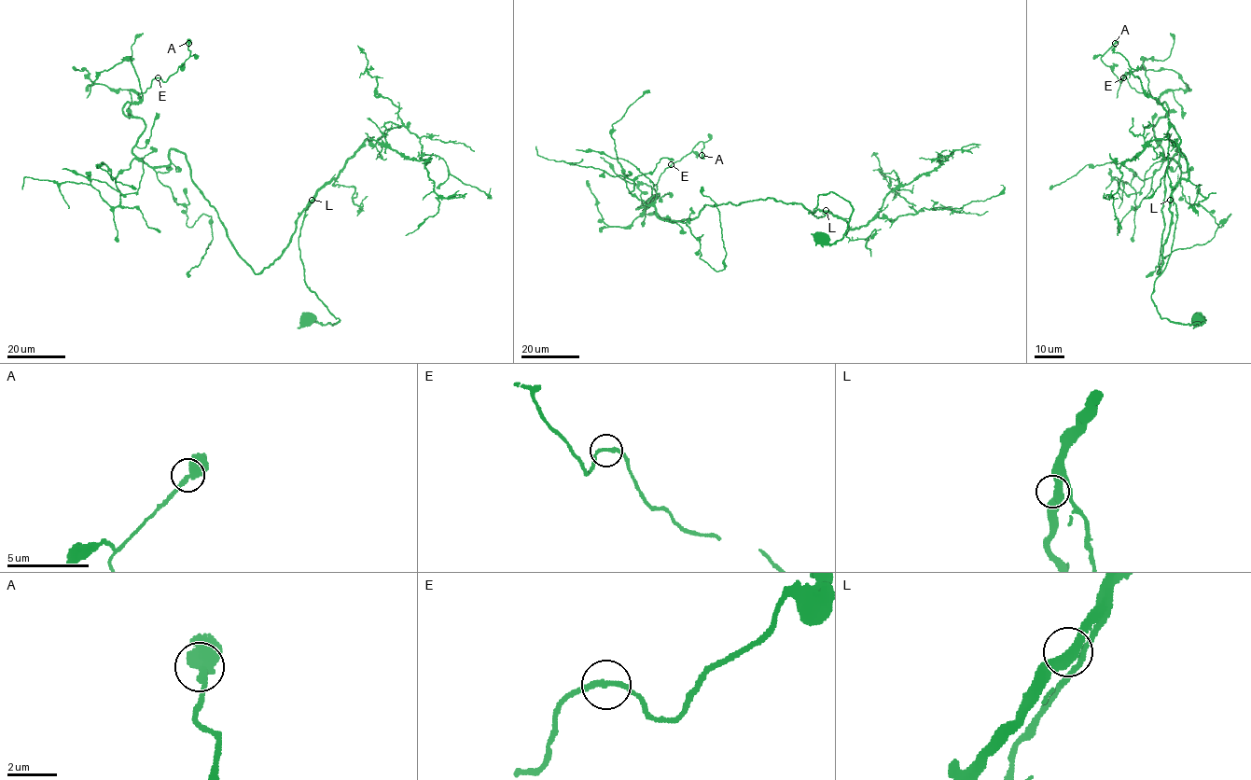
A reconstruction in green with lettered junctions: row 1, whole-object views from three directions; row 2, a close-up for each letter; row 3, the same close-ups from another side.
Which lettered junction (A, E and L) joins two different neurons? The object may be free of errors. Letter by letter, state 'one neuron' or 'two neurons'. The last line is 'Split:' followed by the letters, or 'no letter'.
A: one neuron
E: one neuron
L: one neuron
Split: no letter

